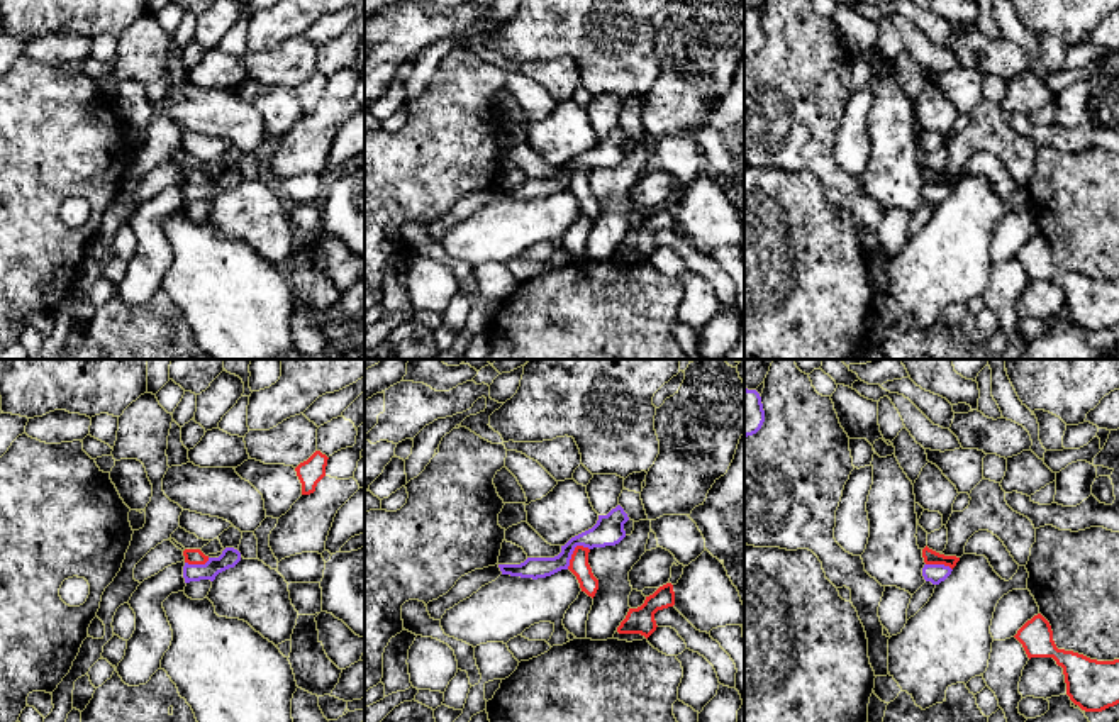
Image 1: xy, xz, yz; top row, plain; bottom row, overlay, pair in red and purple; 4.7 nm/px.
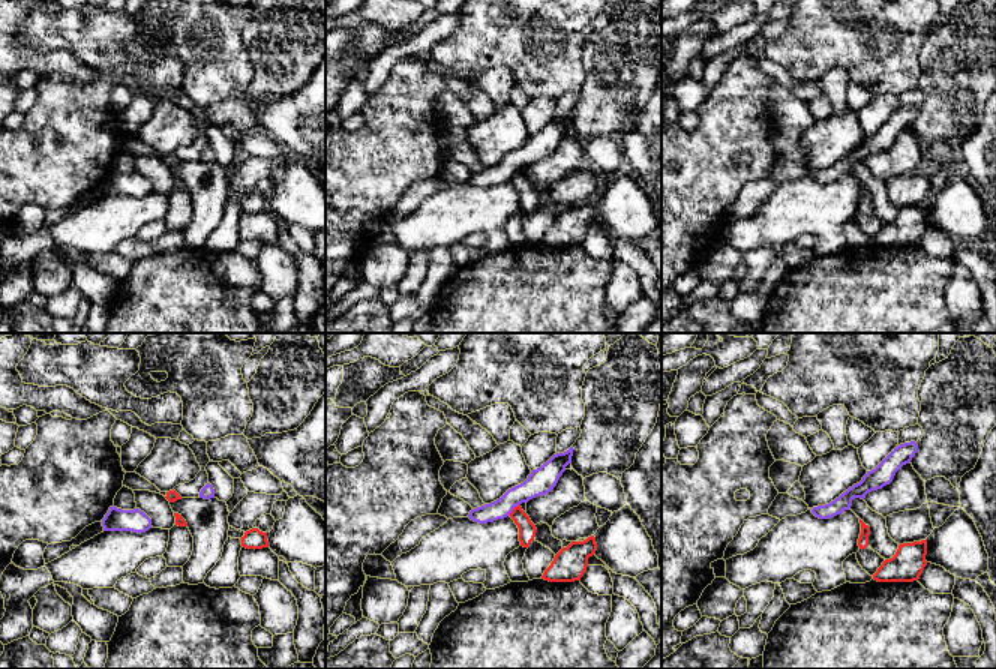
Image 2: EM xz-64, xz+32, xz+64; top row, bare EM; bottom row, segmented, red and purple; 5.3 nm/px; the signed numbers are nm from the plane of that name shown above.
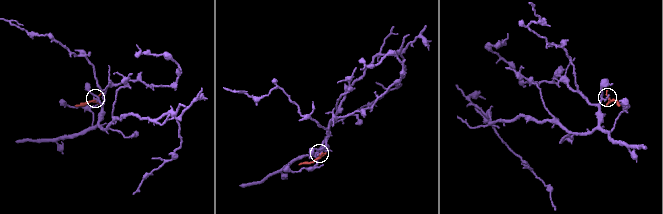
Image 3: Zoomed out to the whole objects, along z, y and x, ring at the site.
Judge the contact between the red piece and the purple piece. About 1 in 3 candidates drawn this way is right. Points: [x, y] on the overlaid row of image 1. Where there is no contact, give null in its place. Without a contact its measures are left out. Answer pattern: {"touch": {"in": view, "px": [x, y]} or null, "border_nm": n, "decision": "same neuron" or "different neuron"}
{"touch": {"in": "xz", "px": [573, 553]}, "border_nm": 150, "decision": "different neuron"}

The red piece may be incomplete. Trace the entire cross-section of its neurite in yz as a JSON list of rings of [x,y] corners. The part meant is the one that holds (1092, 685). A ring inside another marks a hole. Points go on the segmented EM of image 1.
[[[1041,615],[1027,620],[1014,636],[1027,658],[1053,658],[1063,668],[1066,695],[1085,712],[1102,712],[1119,703],[1119,659],[1097,661],[1058,649],[1049,622]]]

